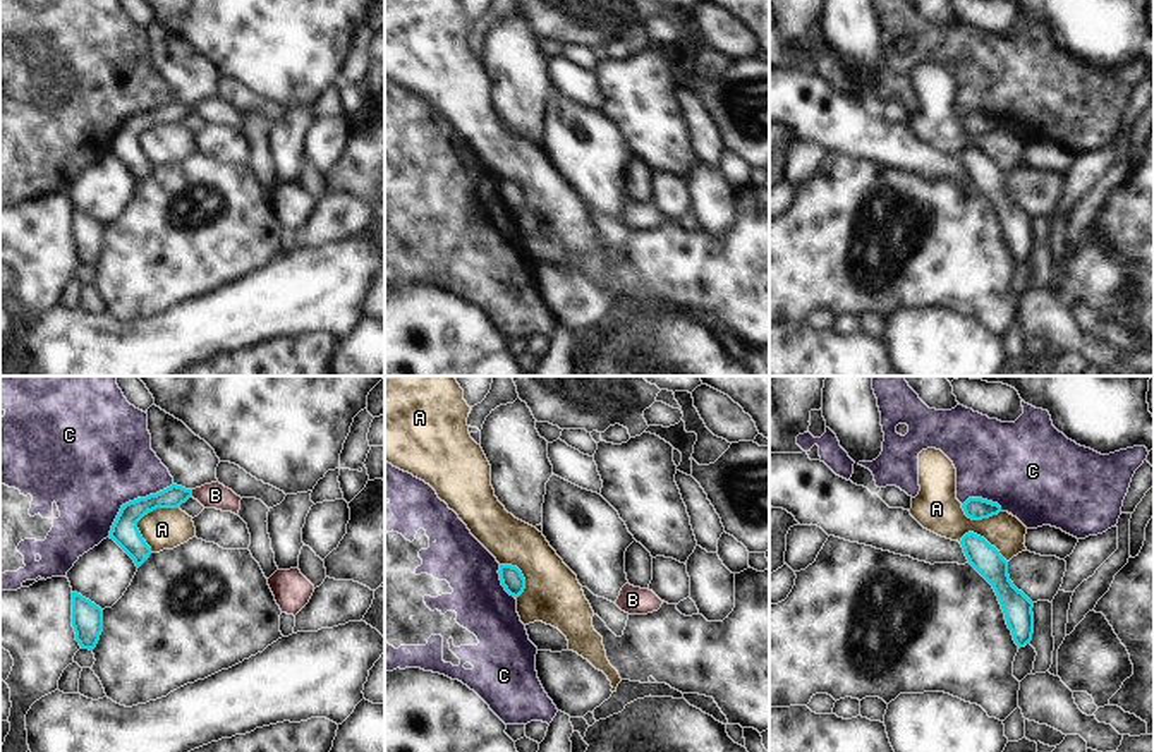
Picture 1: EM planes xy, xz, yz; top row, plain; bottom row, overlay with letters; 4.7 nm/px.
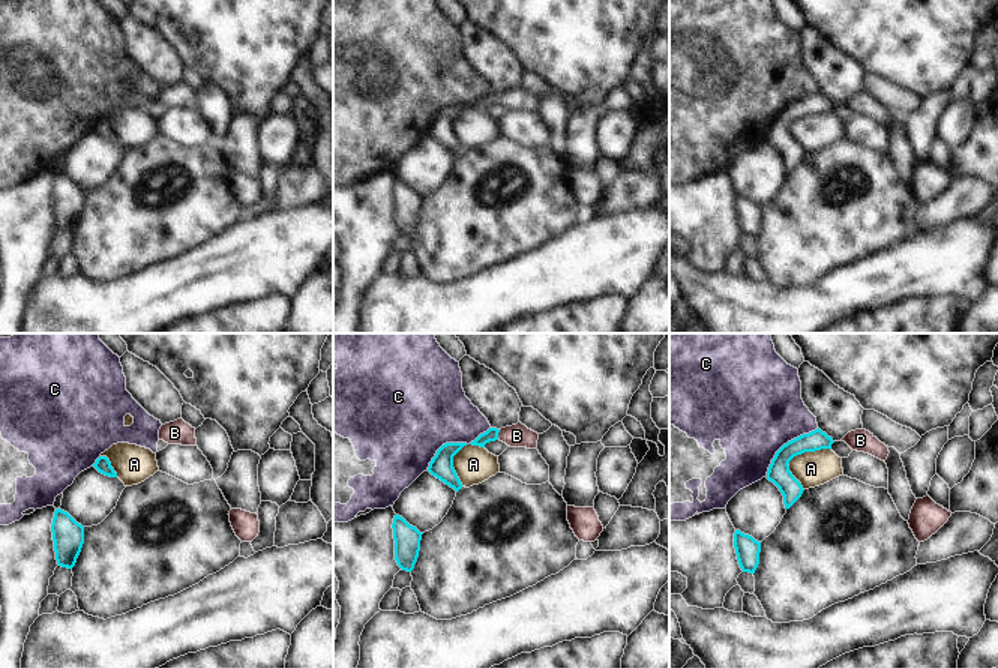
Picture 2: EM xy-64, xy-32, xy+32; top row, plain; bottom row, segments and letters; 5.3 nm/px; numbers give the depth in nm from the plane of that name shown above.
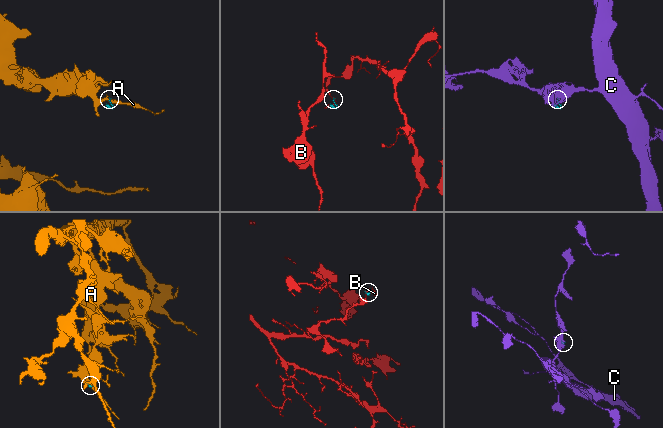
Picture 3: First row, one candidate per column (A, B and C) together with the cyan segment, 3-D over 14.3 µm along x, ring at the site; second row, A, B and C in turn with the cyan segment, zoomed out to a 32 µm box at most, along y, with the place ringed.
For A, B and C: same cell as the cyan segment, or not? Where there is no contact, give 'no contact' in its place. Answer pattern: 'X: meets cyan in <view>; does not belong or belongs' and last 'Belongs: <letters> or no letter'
A: meets cyan in xy; does not belong
B: meets cyan in xy; belongs
C: meets cyan in xy; does not belong
Belongs: B

